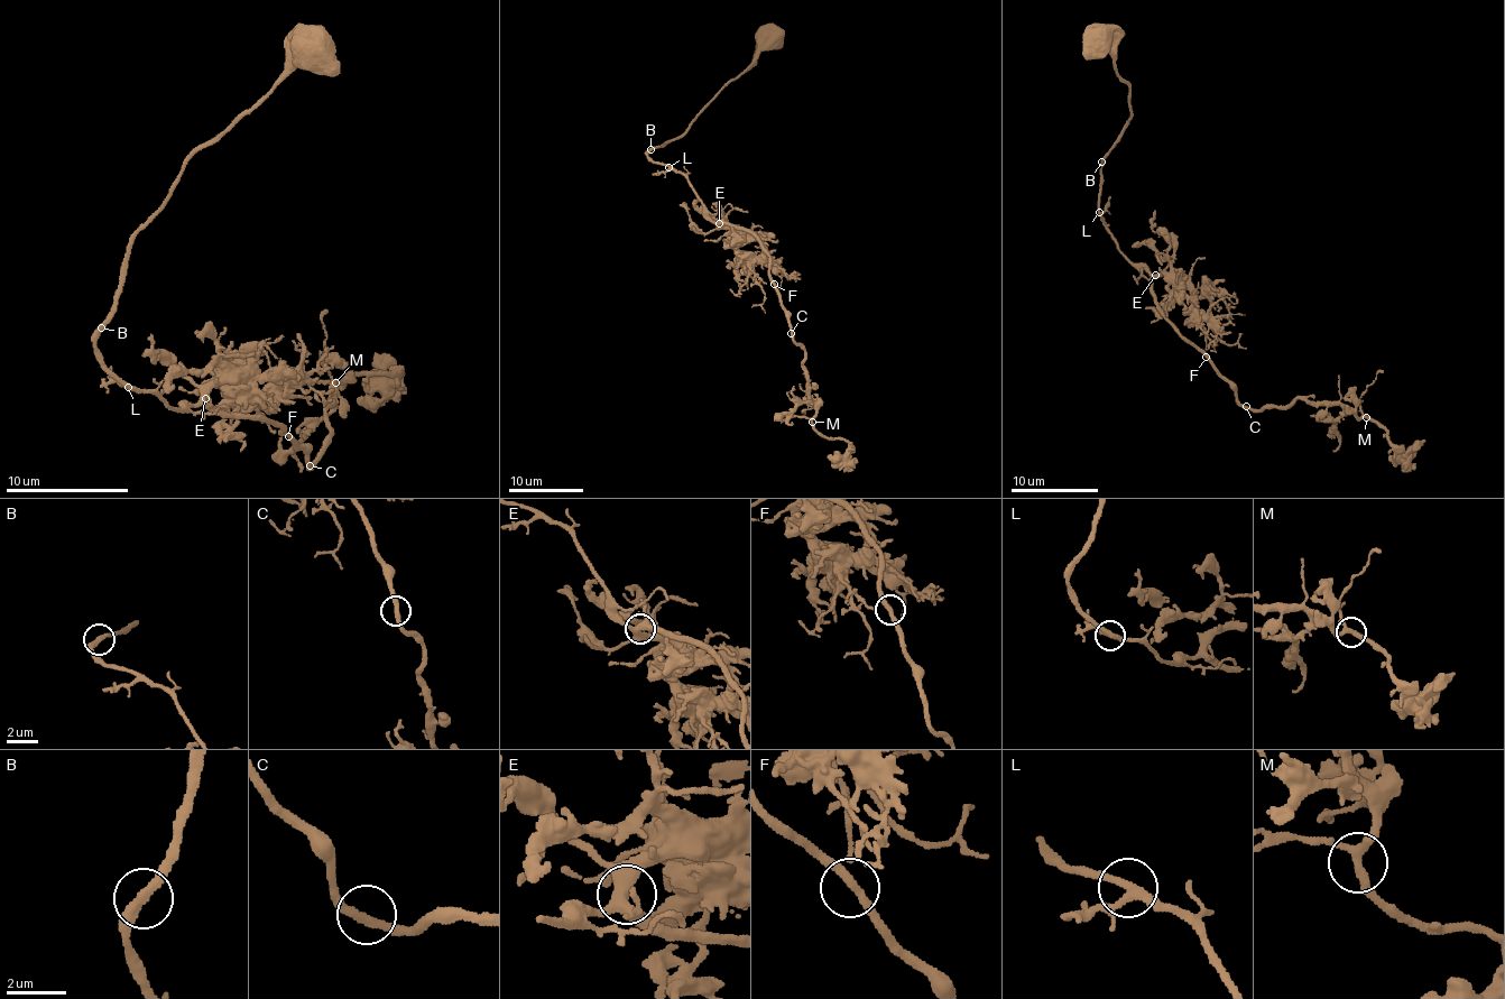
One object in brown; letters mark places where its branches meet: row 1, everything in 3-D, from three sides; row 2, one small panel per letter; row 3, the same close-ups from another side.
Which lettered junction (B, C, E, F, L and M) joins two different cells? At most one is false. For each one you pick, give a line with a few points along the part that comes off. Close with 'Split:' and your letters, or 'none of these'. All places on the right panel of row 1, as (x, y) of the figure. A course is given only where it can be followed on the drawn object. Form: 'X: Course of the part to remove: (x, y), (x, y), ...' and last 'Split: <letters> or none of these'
Split: none of these

